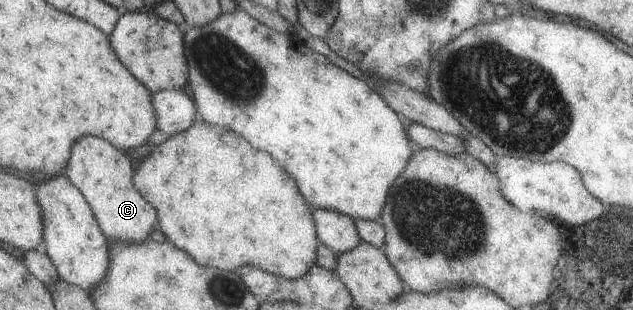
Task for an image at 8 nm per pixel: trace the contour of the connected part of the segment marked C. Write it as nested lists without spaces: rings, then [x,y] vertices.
[[[91,134],[81,136],[77,146],[73,146],[73,158],[69,158],[69,166],[64,173],[88,199],[101,228],[110,240],[145,242],[153,234],[155,226],[159,226],[157,209],[135,186],[135,170],[131,158],[115,148],[109,140]]]

